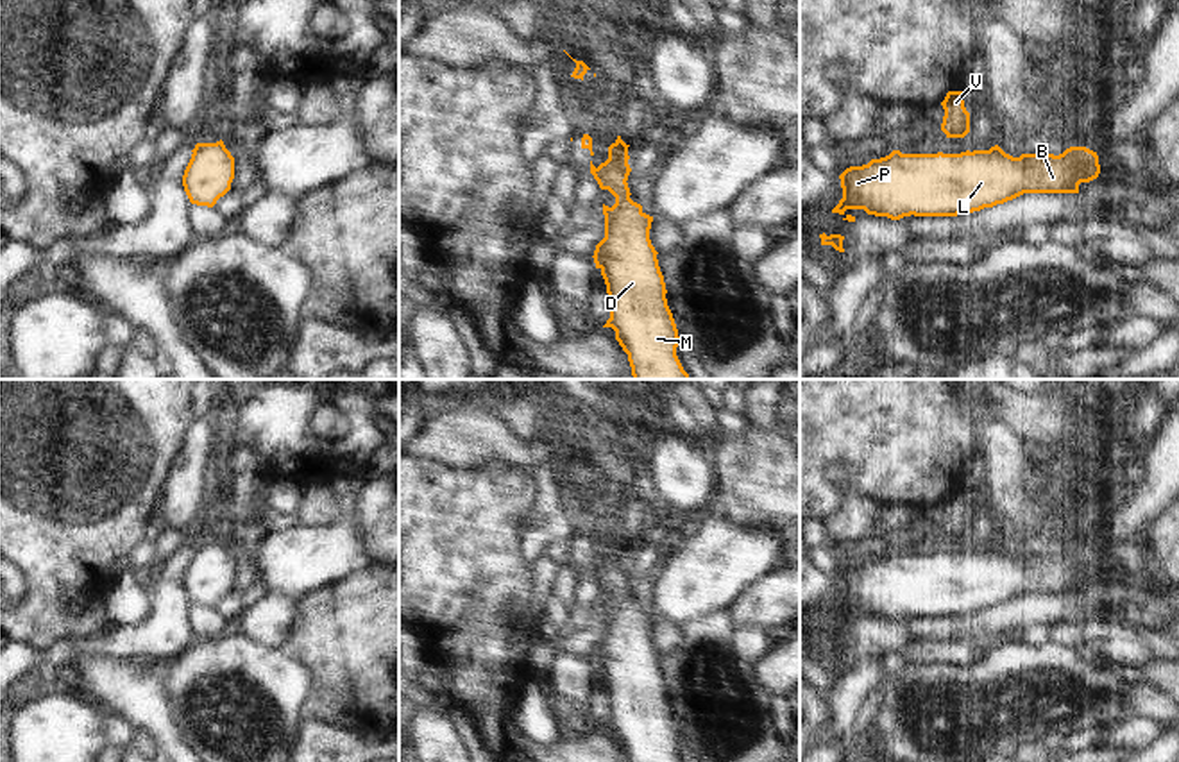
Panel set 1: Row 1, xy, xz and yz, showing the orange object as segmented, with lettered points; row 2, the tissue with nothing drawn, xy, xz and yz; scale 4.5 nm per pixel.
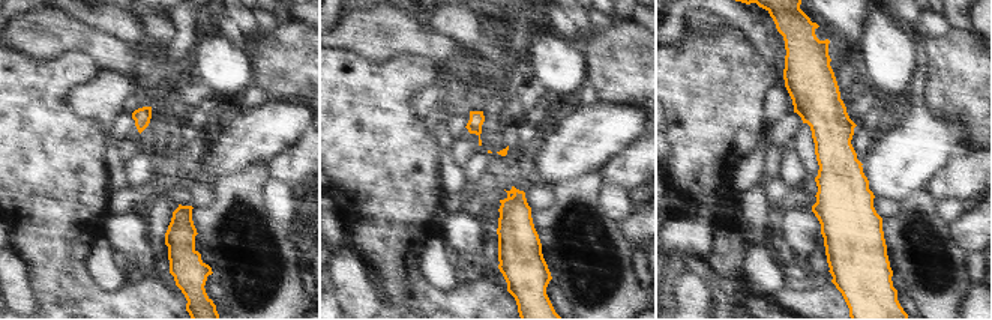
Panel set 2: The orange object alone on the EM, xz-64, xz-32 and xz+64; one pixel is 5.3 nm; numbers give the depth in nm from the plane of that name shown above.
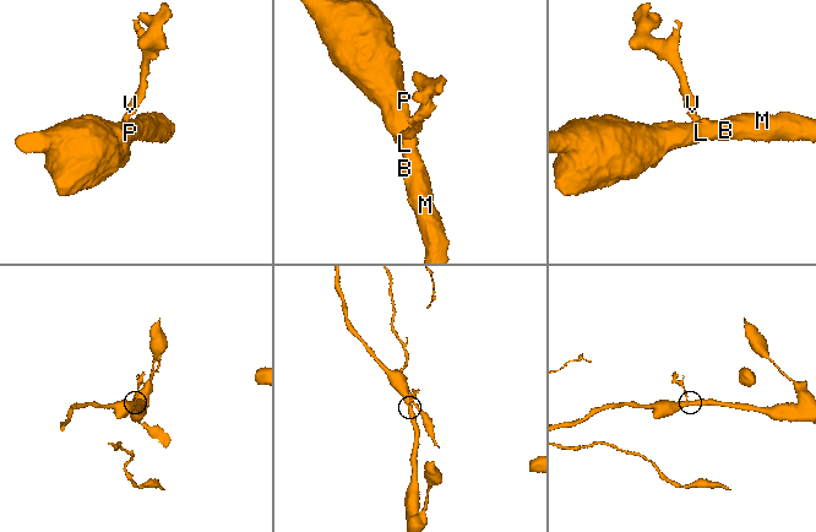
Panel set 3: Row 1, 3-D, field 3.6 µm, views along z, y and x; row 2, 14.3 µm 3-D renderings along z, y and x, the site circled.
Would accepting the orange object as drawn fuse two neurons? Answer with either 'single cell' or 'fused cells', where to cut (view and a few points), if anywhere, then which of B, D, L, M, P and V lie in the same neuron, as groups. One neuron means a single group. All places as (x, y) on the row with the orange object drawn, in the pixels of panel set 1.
fused cells | xz (594, 169), (596, 177) | B D L M P / V

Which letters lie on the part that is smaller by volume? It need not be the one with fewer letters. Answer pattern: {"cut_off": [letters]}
{"cut_off": ["V"]}

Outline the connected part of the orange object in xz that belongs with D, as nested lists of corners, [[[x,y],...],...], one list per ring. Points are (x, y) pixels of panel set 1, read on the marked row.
[[[617,136],[608,159],[596,168],[599,188],[615,197],[612,207],[603,204],[605,238],[592,256],[610,304],[603,327],[615,331],[633,379],[691,379],[676,356],[680,336],[667,306],[658,252],[649,240],[653,216],[630,199],[628,147]]]

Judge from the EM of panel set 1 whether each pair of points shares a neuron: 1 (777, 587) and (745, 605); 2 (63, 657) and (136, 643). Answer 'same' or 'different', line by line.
1: same
2: same

